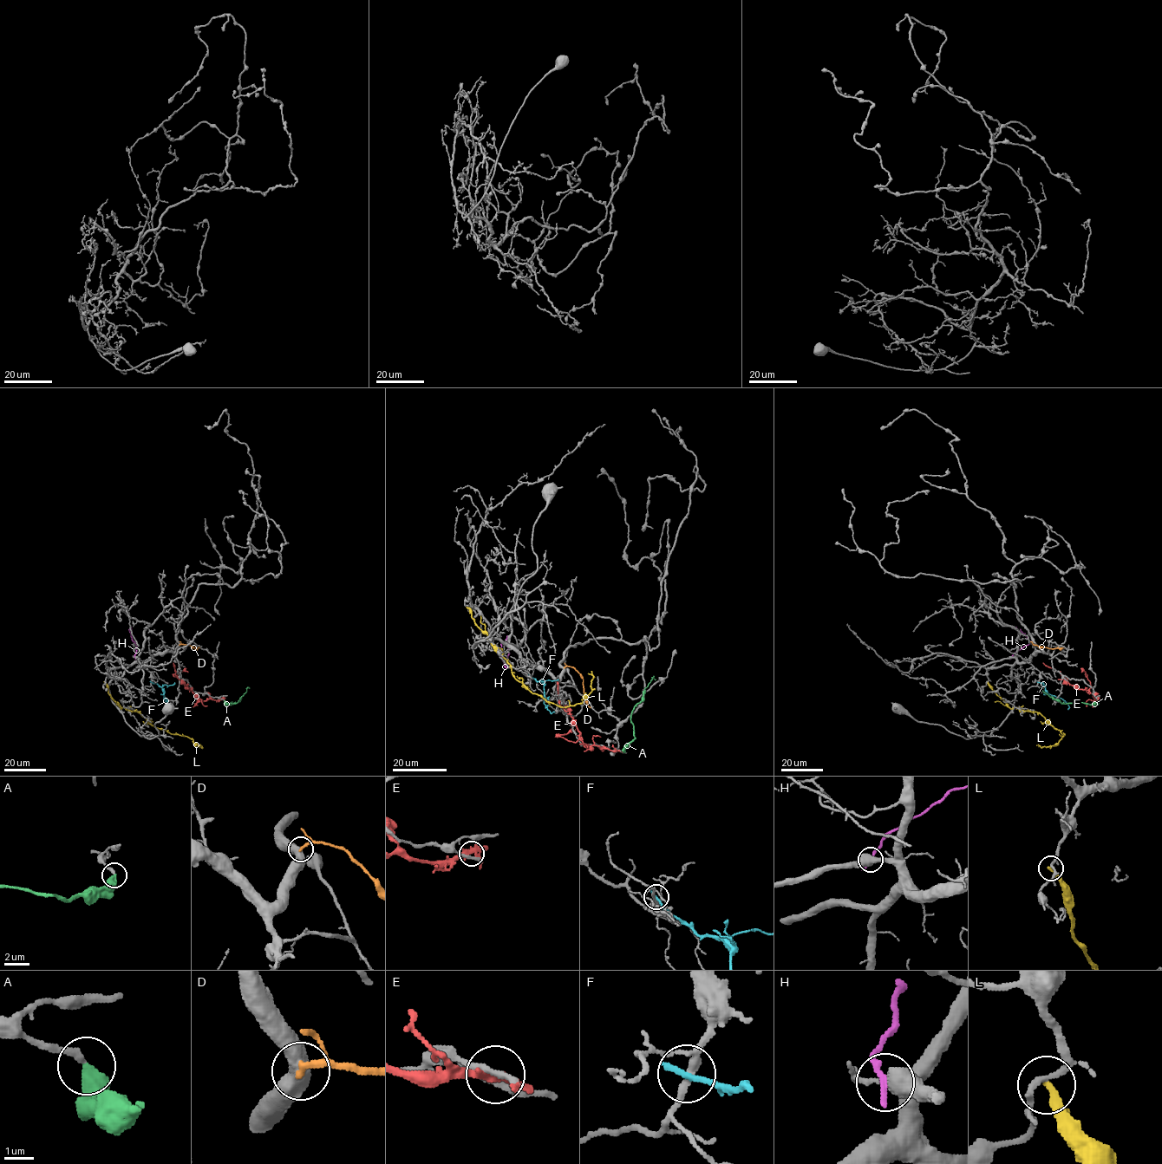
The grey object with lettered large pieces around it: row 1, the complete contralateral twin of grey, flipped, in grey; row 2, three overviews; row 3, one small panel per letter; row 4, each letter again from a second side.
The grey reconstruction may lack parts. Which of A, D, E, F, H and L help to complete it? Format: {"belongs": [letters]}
{"belongs": ["A"]}

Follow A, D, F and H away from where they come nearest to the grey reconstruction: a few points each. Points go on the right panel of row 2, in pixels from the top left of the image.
A: (1099, 700), (1092, 704), (1062, 703), (1044, 692), (1043, 688)
D: (1034, 644), (1050, 648), (1065, 647)
F: (1038, 682), (1044, 685), (1049, 693), (1061, 698), (1067, 704), (1068, 709)
H: (1011, 657), (1032, 642), (1016, 627)

